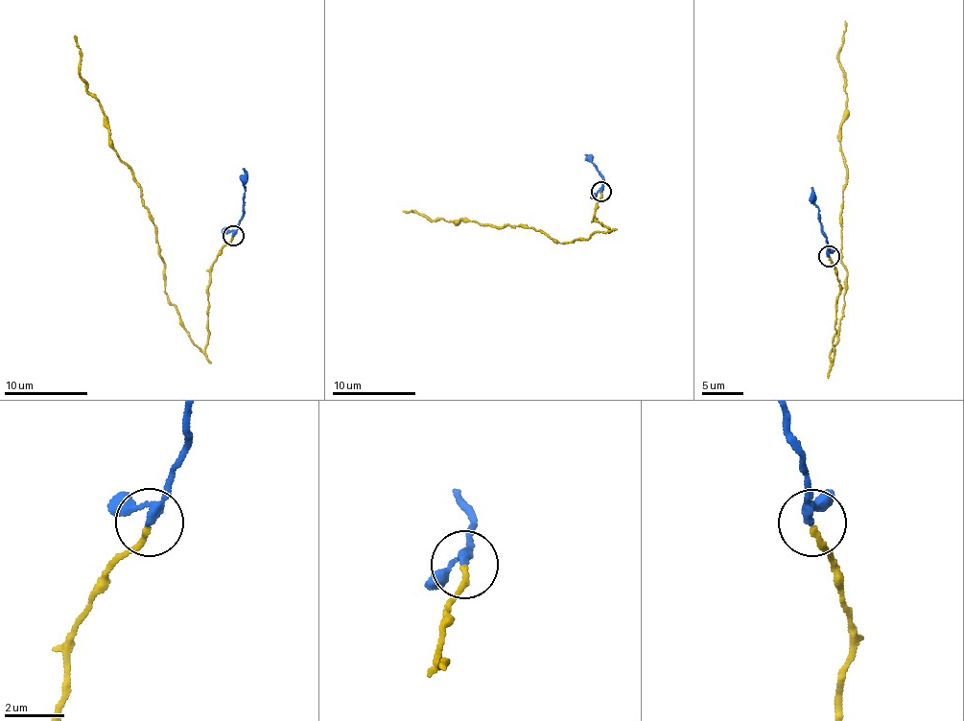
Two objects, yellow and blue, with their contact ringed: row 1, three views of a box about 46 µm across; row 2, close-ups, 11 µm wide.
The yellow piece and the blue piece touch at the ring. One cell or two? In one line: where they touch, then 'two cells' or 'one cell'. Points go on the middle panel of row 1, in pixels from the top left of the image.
at (601, 192); one cell

